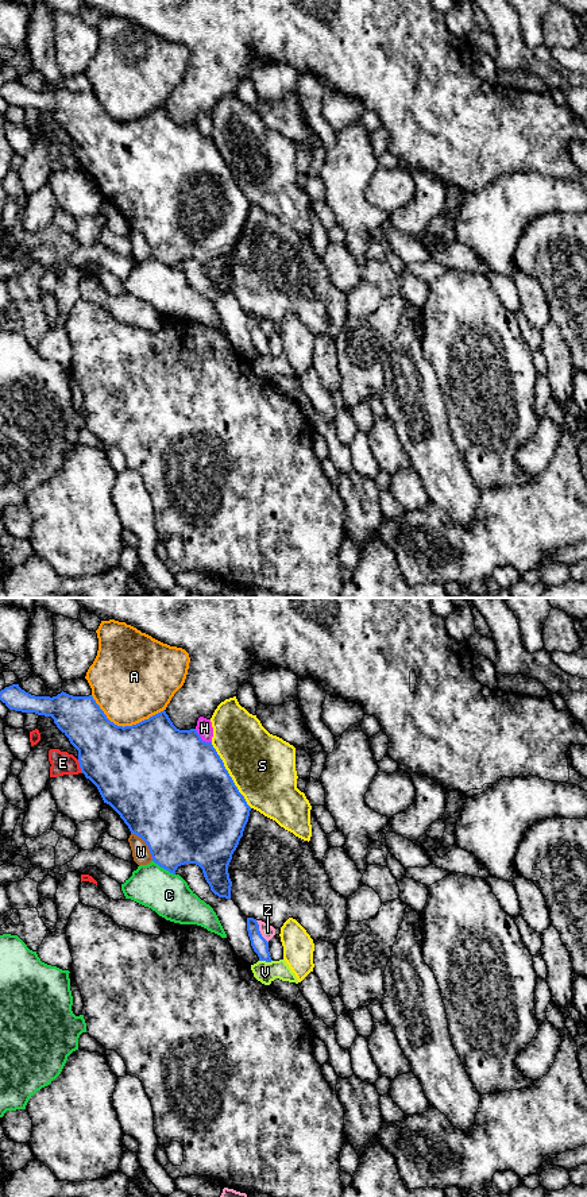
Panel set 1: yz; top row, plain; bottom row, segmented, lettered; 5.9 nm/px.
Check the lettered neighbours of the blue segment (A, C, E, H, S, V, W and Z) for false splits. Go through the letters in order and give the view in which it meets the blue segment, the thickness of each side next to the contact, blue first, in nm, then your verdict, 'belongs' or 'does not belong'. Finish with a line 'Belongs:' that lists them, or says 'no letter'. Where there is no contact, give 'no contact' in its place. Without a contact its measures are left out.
A: meets blue in yz; 500 nm thick on the blue side, 440 nm on the other; does not belong
C: meets blue in yz; 420 nm thick on the blue side, 260 nm on the other; does not belong
E: meets blue in yz; 420 nm thick on the blue side, 140 nm on the other; does not belong
H: meets blue in yz; 500 nm thick on the blue side, 100 nm on the other; does not belong
S: meets blue in yz; 500 nm thick on the blue side, 380 nm on the other; does not belong
V: meets blue in yz; 100 nm thick on the blue side, 130 nm on the other; does not belong
W: meets blue in yz; 500 nm thick on the blue side, 110 nm on the other; does not belong
Z: meets blue in yz; 100 nm thick on the blue side, 90 nm on the other; does not belong
Belongs: no letter

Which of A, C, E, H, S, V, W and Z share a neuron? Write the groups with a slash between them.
A / C Z / E / H / S / V / W

